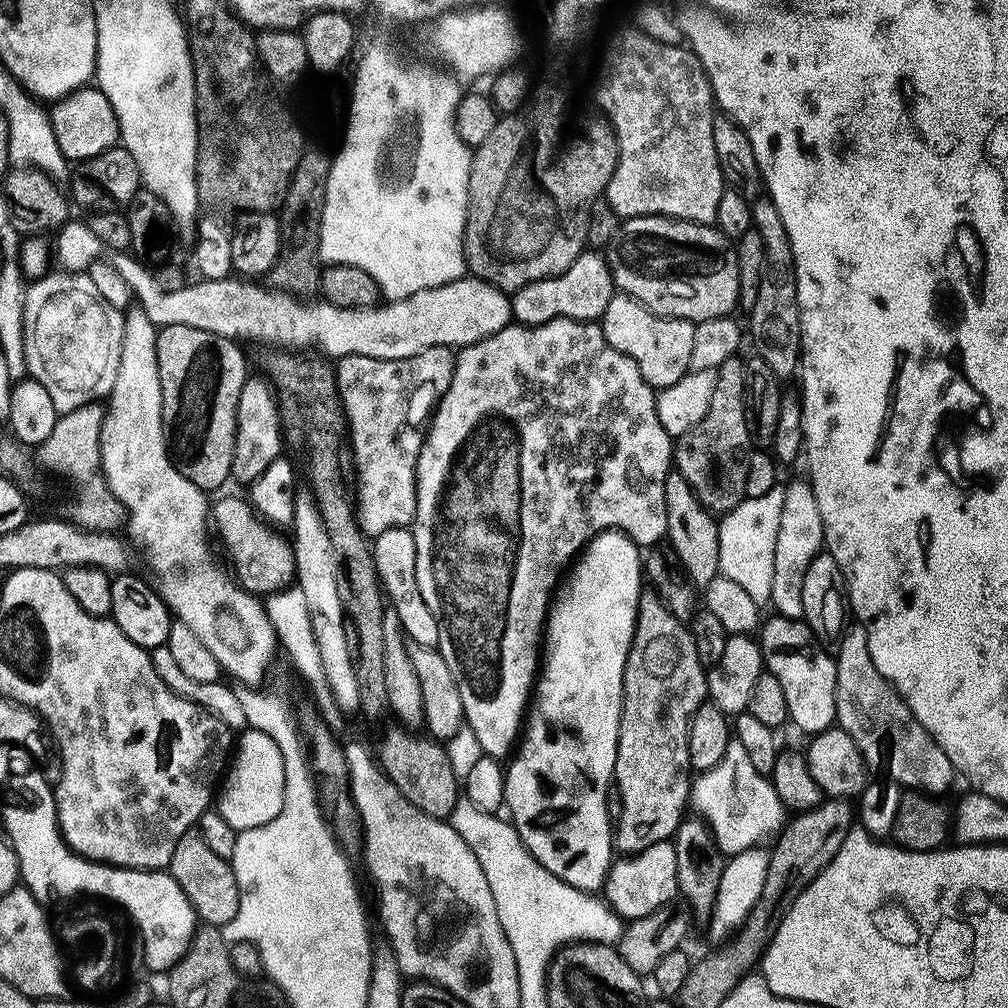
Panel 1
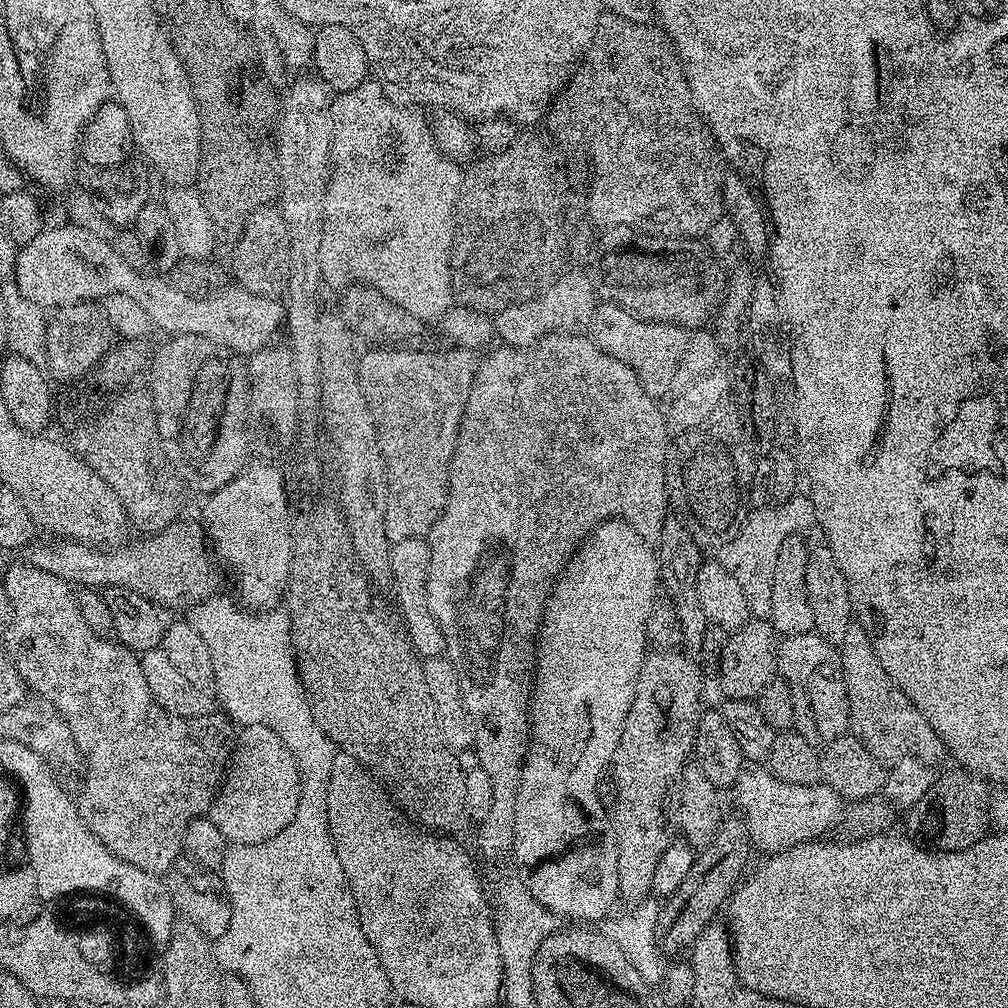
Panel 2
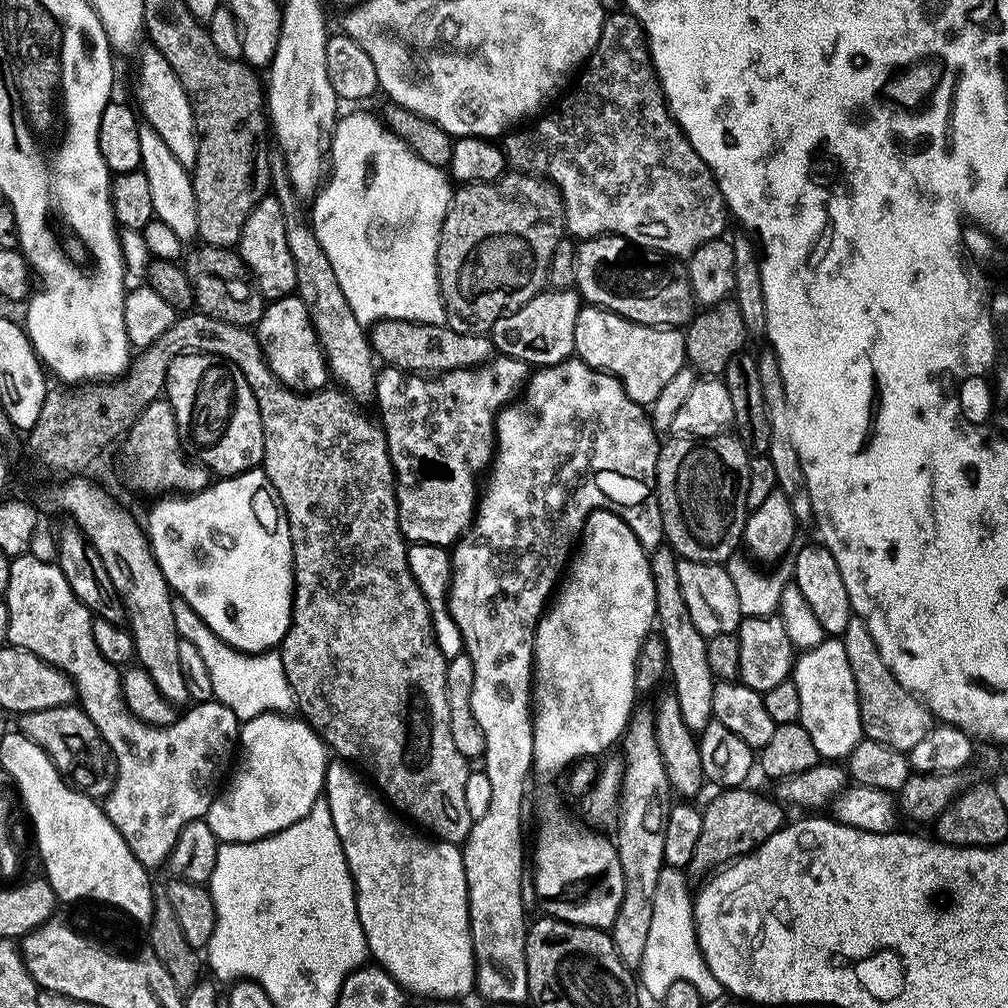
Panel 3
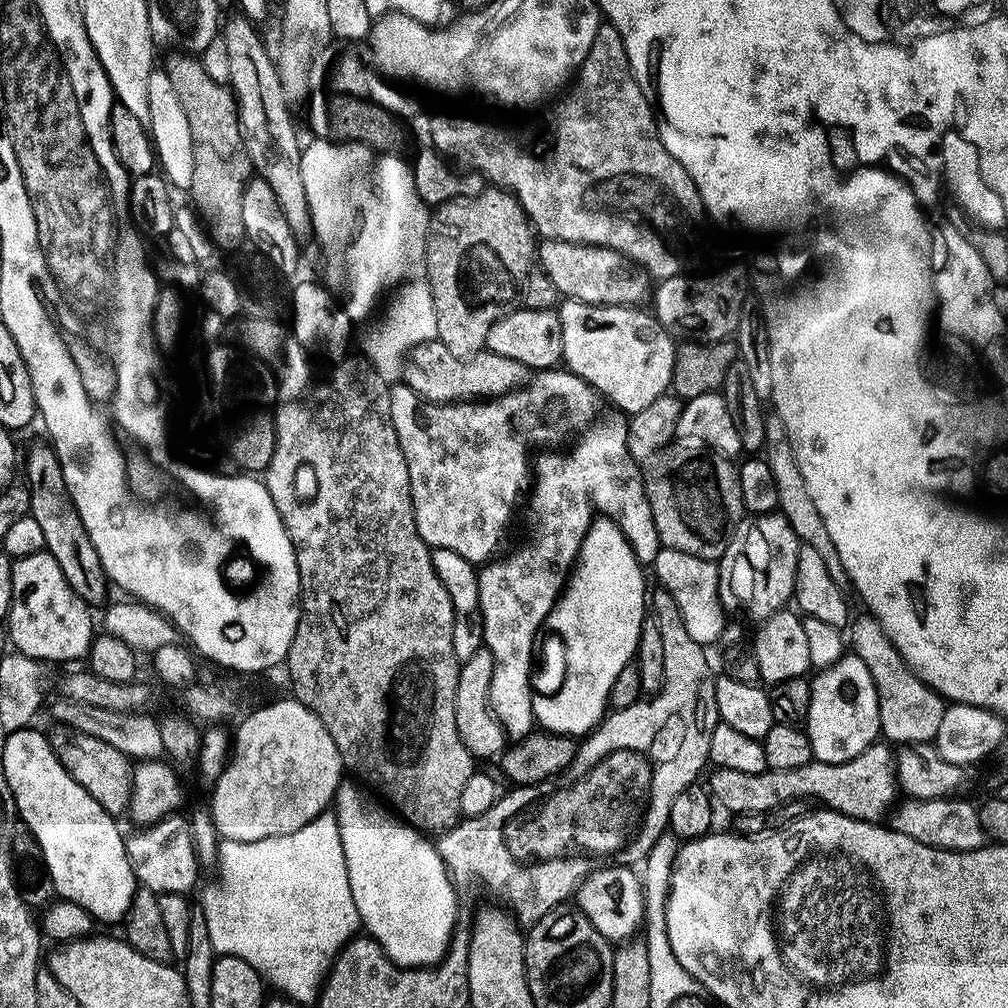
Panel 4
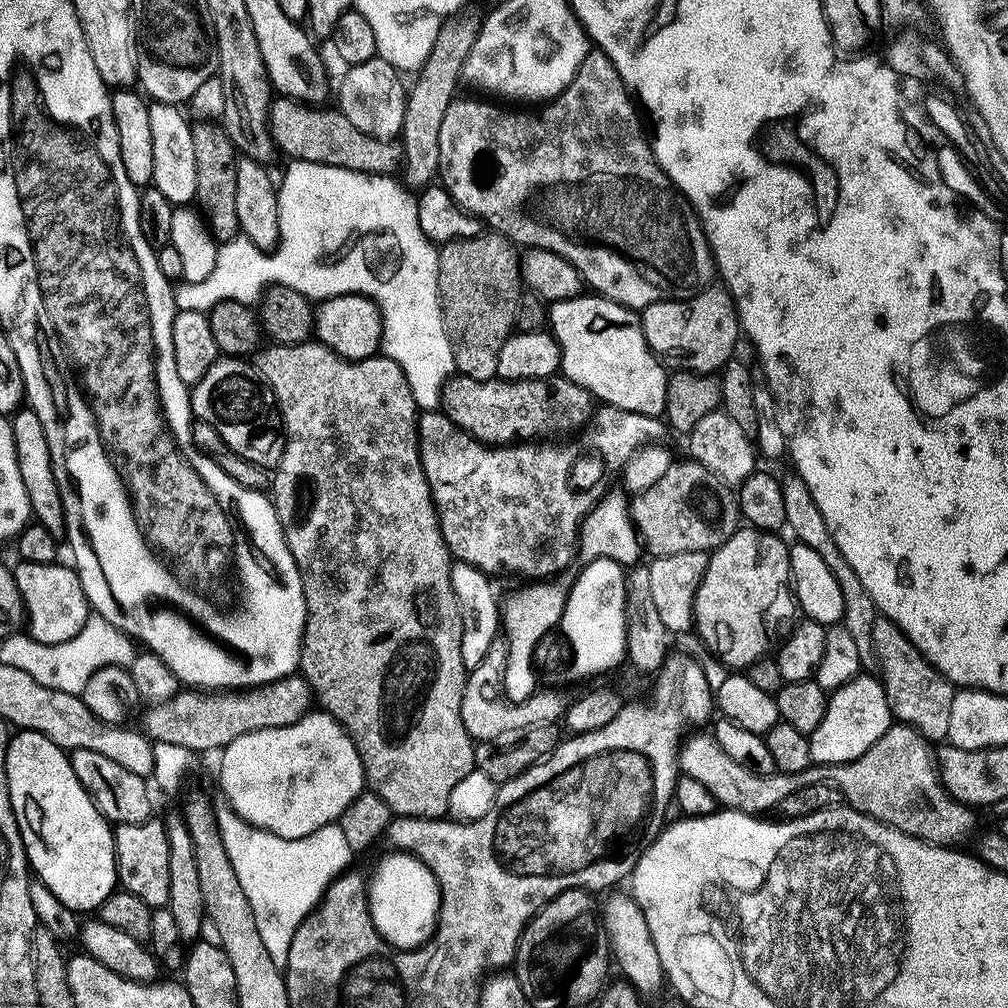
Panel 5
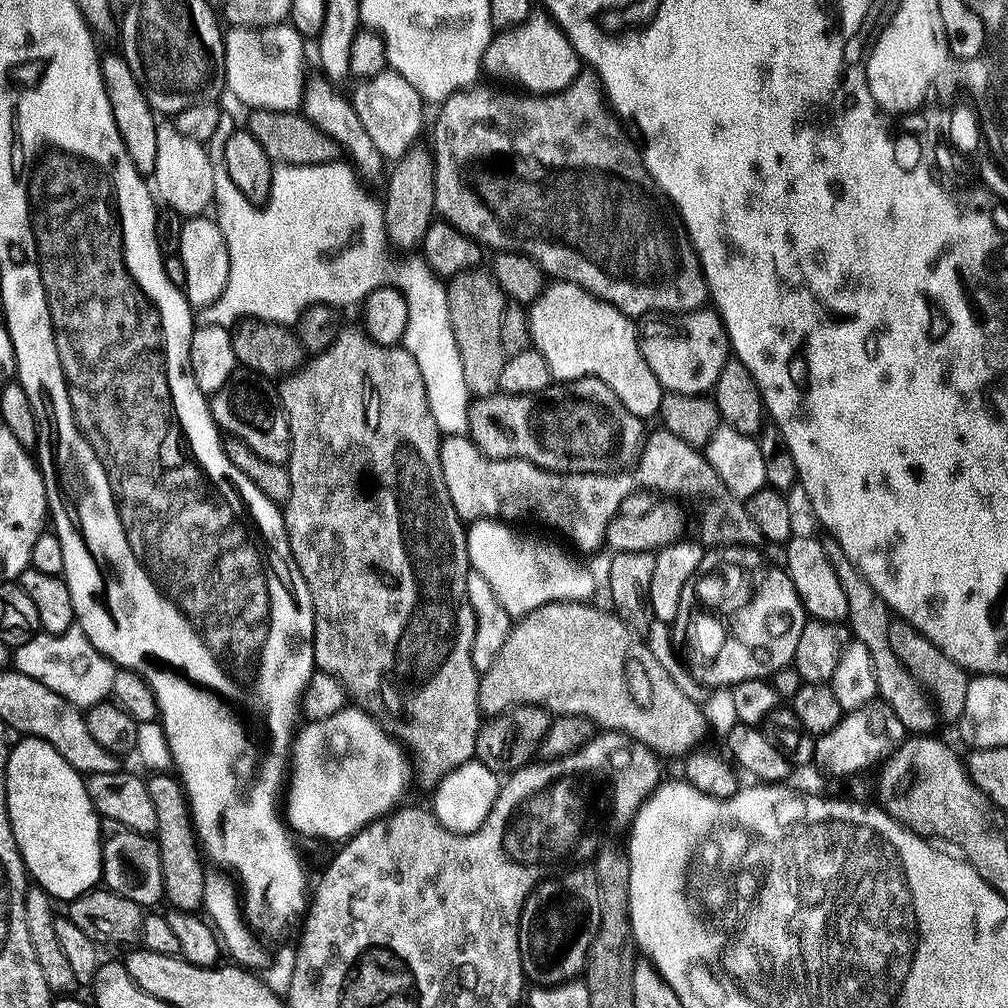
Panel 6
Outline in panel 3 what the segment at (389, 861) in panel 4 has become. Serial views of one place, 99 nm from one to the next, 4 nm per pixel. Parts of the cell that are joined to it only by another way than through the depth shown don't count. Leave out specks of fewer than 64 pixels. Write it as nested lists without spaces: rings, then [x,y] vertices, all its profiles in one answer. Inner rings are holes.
[[[336,758],[329,763],[324,790],[328,805],[330,806],[330,814],[334,814],[334,830],[338,830],[338,838],[342,842],[342,850],[346,854],[346,862],[352,871],[352,881],[356,883],[358,914],[362,922],[362,930],[366,934],[366,942],[368,943],[371,959],[375,961],[379,967],[383,968],[384,971],[390,973],[400,984],[401,988],[404,989],[405,993],[411,994],[413,997],[416,995],[425,996],[428,1000],[456,1000],[459,996],[473,995],[473,993],[476,992],[476,951],[474,950],[472,927],[470,926],[468,883],[466,882],[466,866],[464,865],[463,851],[454,844],[433,842],[423,835],[420,835],[421,837],[415,836],[415,834],[407,828],[409,825],[405,823],[371,787],[368,789],[367,786],[364,785],[363,779],[365,780],[365,777],[361,775],[353,765],[349,764],[348,761]]]

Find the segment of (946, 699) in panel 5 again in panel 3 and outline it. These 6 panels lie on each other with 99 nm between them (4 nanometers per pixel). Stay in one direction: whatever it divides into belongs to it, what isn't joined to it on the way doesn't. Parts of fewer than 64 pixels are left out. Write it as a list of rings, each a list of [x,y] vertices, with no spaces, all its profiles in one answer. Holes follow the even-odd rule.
[[[852,618],[844,628],[842,639],[846,646],[846,655],[850,657],[850,666],[854,669],[854,682],[858,682],[865,737],[899,752],[910,754],[914,746],[918,746],[918,742],[925,740],[932,732],[934,727],[932,713],[921,700],[917,700],[903,688],[898,678],[894,678],[894,674],[890,674],[890,666],[882,662],[882,654],[866,622]]]

